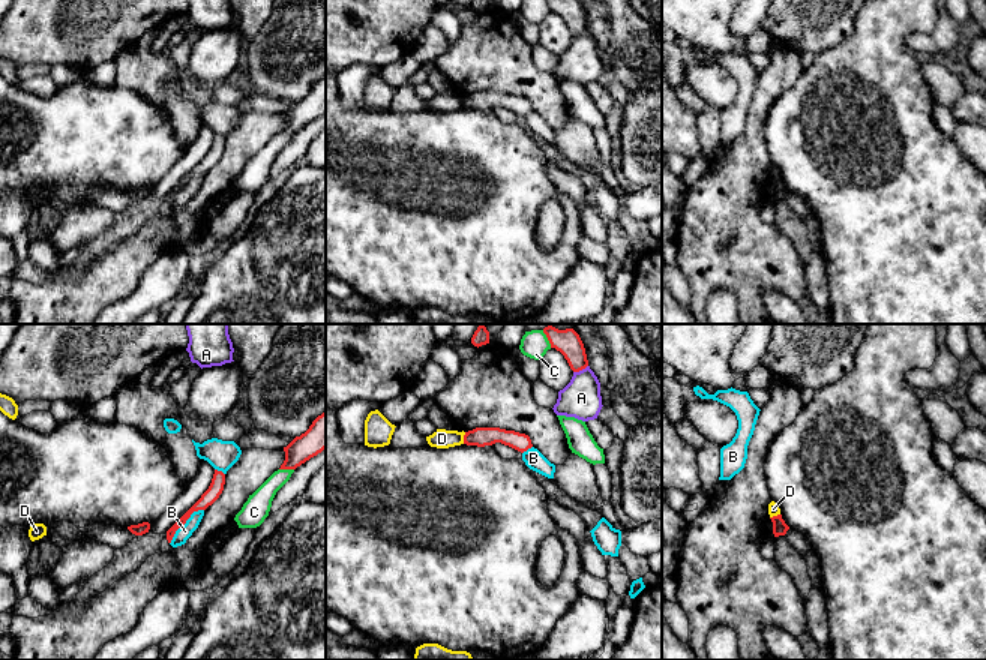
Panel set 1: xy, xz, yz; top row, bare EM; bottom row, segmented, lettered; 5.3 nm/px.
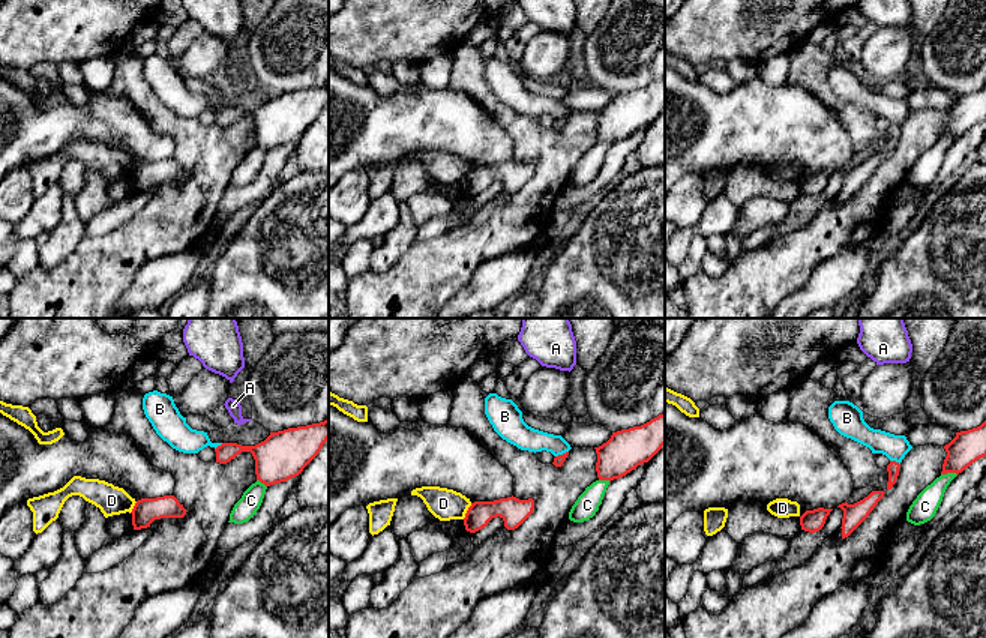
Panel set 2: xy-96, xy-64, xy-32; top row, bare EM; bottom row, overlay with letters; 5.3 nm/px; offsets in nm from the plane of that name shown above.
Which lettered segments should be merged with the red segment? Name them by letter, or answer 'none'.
none

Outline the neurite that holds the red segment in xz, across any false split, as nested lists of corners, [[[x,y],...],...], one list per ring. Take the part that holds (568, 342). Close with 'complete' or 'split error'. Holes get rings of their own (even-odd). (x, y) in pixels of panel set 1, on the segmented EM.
[[[552,326],[543,328],[551,348],[560,351],[567,360],[573,372],[579,372],[588,366],[584,344],[573,328],[558,330]]]; complete

